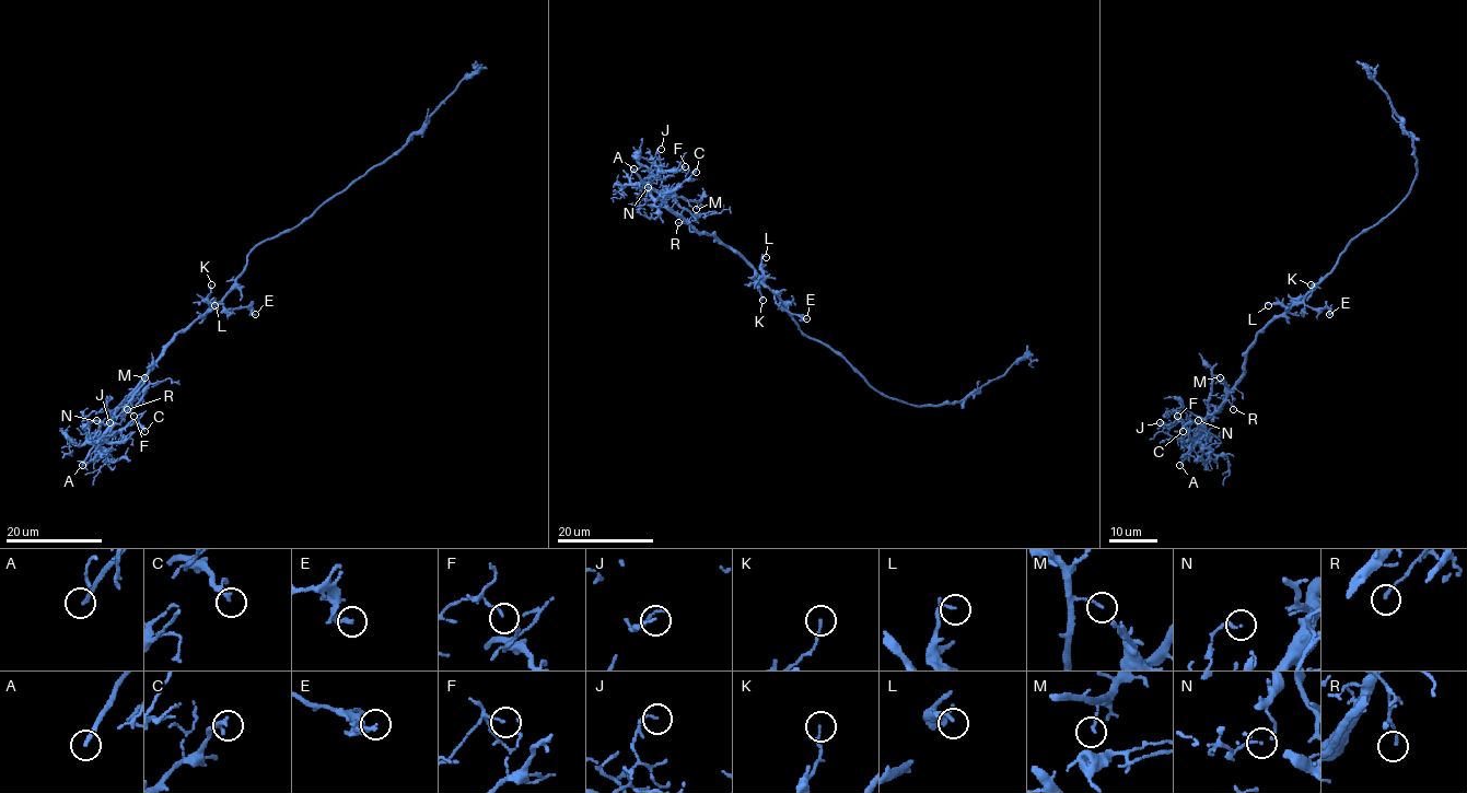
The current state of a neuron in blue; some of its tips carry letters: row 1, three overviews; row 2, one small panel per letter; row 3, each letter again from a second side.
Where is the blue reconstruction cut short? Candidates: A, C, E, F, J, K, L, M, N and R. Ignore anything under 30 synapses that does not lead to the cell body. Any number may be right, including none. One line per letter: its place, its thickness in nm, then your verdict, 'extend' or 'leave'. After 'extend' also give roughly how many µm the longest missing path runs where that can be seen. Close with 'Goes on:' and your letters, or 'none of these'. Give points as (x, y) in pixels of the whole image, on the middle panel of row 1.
A: at (633, 168); 200 nm thick; extend; about 50 µm are missing
C: at (696, 172); 140 nm thick; leave
E: at (806, 318); 150 nm thick; leave
F: at (685, 166); 80 nm thick; leave
J: at (661, 149); 120 nm thick; leave
K: at (763, 300); 140 nm thick; leave
L: at (766, 257); 150 nm thick; leave
M: at (696, 209); 90 nm thick; leave
N: at (648, 187); 80 nm thick; leave
R: at (678, 222); 130 nm thick; leave
Goes on: A

